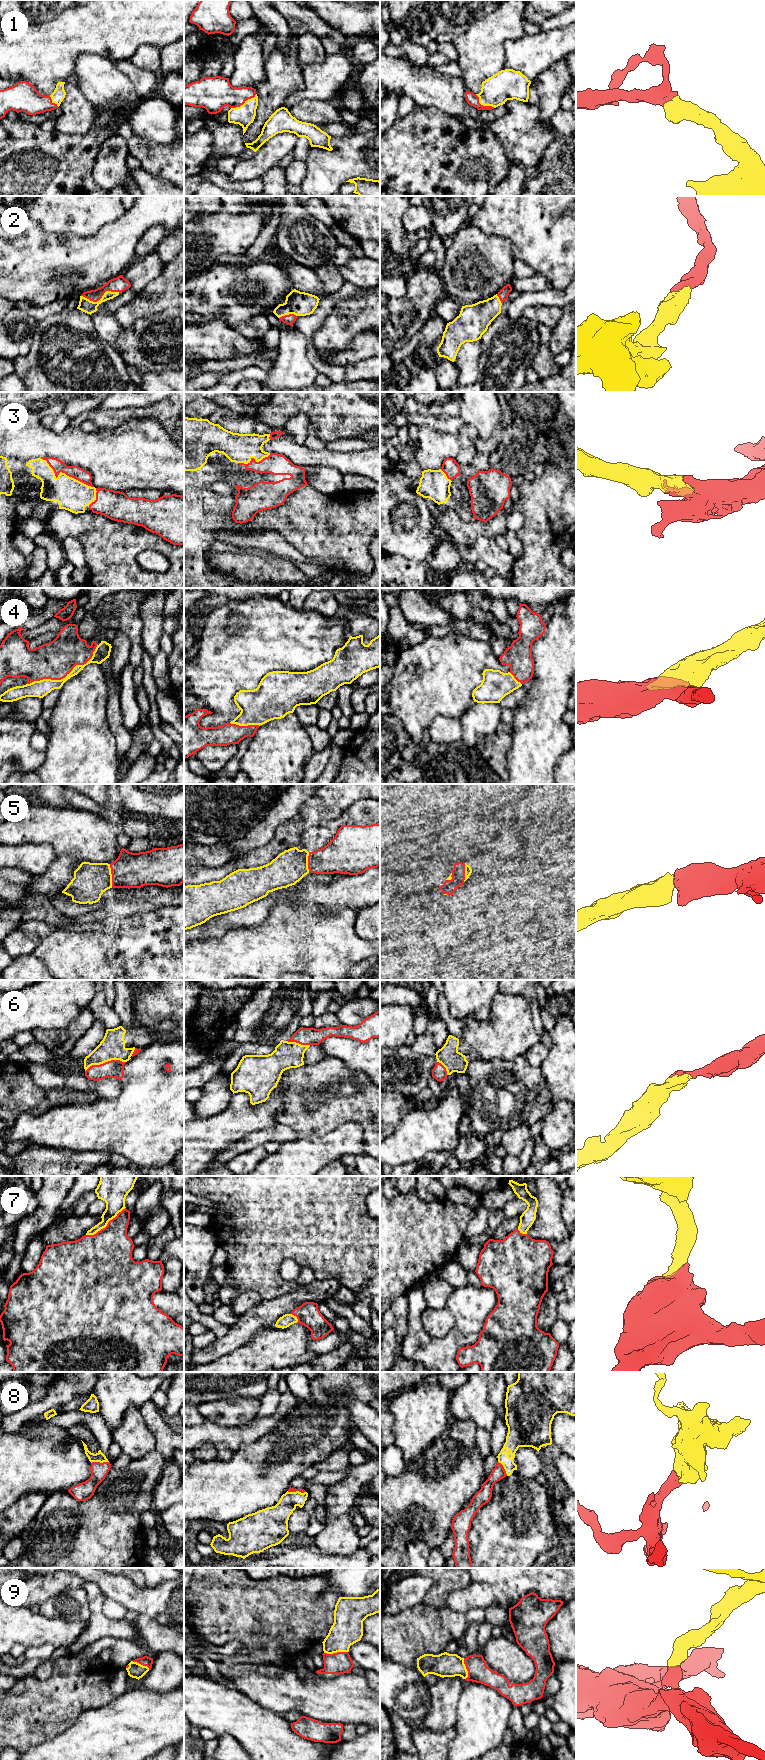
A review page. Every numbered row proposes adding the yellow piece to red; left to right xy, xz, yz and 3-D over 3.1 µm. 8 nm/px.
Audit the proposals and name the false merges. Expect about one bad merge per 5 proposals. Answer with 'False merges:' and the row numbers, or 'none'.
False merges: none

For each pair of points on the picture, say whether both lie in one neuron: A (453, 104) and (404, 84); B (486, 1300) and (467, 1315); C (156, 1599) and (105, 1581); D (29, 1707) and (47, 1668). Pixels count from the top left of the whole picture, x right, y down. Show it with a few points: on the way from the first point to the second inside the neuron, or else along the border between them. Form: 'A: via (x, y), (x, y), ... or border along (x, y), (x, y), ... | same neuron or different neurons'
A: via (441, 92), (428, 88), (423, 84), (416, 84) | same neuron
B: via (481, 1301), (472, 1310) | same neuron
C: via (143, 1599), (132, 1599), (118, 1587) | same neuron
D: border along (53, 1662), (52, 1673), (44, 1680), (30, 1675) | different neurons

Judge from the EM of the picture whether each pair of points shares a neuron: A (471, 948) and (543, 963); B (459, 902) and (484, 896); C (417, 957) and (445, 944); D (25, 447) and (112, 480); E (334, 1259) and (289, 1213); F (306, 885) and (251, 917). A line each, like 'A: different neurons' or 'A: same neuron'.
A: same neuron
B: same neuron
C: different neurons
D: same neuron
E: same neuron
F: different neurons

